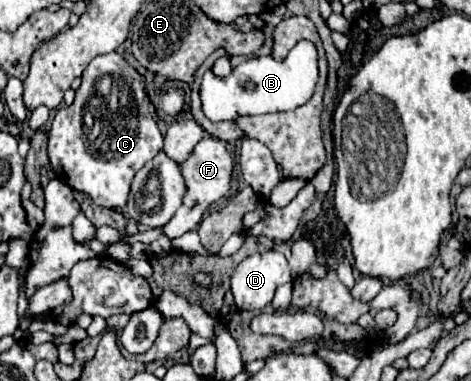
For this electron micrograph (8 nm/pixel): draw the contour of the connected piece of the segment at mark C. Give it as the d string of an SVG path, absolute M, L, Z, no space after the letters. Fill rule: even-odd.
M116 52L96 56L82 74L82 86L76 90L76 100L68 108L60 108L50 128L48 140L48 158L60 182L68 184L74 190L88 194L98 206L104 208L122 208L128 202L130 182L138 168L142 168L154 154L162 148L162 134L156 126L152 114L148 114L150 100L146 96L144 78ZM110 76L104 84L102 78Z

